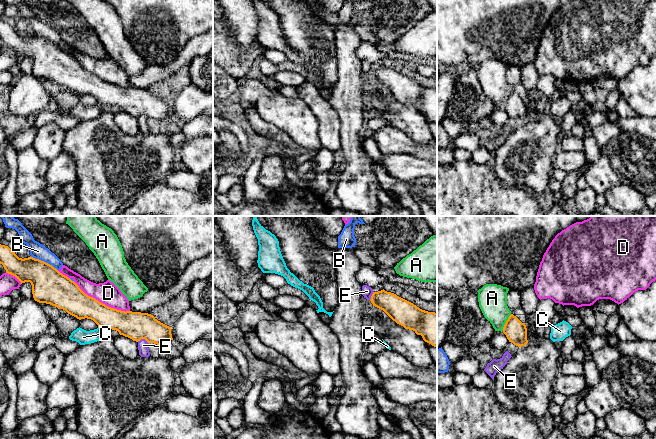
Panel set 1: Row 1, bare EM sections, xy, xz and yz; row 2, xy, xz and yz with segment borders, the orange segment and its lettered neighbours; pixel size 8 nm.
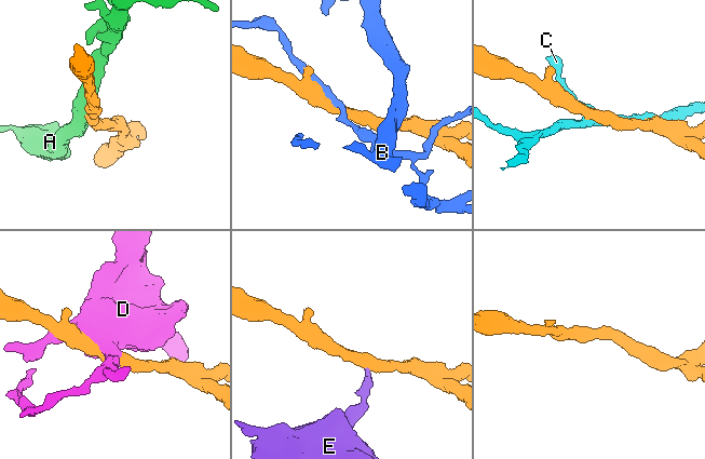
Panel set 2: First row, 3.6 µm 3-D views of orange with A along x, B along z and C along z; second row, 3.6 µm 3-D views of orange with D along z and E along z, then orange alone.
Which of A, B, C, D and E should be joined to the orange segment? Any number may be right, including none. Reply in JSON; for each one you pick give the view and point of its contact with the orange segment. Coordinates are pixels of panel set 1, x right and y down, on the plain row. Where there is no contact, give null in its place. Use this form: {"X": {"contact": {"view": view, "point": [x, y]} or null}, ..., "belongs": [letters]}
{"belongs": []}

